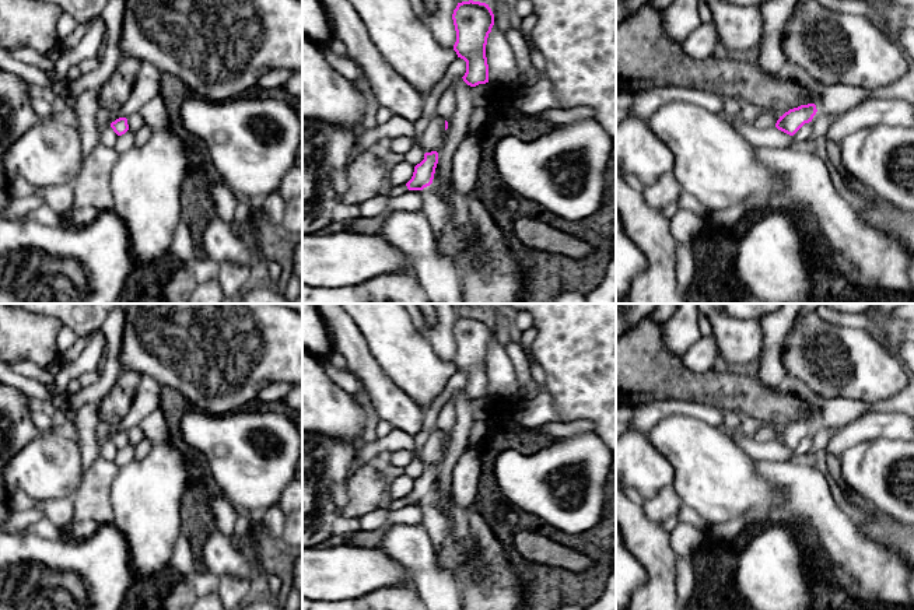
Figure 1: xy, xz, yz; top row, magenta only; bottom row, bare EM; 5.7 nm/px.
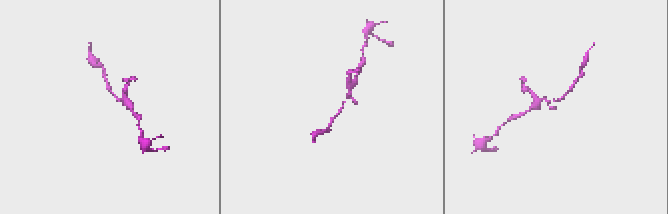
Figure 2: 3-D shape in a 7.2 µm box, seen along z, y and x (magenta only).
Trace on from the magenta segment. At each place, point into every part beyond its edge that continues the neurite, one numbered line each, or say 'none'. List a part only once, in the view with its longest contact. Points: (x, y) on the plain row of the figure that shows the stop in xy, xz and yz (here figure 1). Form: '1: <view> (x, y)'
none

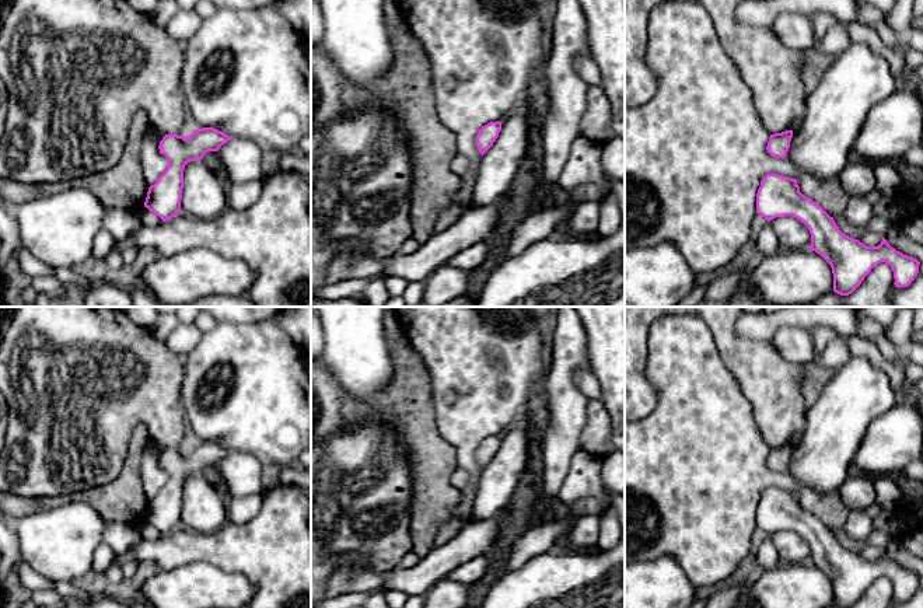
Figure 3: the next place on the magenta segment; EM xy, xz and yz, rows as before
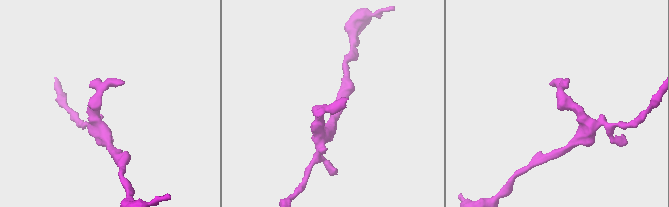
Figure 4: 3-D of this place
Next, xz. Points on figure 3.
none

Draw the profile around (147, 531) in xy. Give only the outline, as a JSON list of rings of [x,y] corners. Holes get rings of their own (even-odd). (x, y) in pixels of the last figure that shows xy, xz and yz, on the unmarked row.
[[[144,520],[143,524],[140,525],[139,535],[141,539],[147,539],[147,541],[158,541],[162,538],[162,534]]]

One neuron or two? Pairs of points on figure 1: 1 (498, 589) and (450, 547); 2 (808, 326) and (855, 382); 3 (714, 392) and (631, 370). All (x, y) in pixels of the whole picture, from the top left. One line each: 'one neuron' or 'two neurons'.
1: two neurons
2: one neuron
3: one neuron

